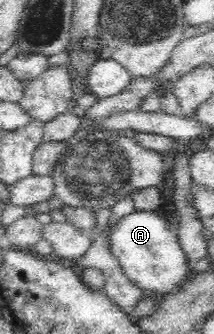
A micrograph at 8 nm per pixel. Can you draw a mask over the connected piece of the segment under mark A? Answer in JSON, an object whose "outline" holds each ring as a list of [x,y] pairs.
{"outline":[[[138,211],[138,213],[130,213],[123,217],[112,227],[112,235],[110,235],[110,247],[112,253],[120,264],[121,272],[141,291],[150,293],[150,295],[174,295],[174,293],[180,293],[184,291],[184,285],[188,283],[190,279],[190,260],[188,260],[188,254],[184,252],[176,232],[170,230],[168,222],[156,214],[153,211]]]}

